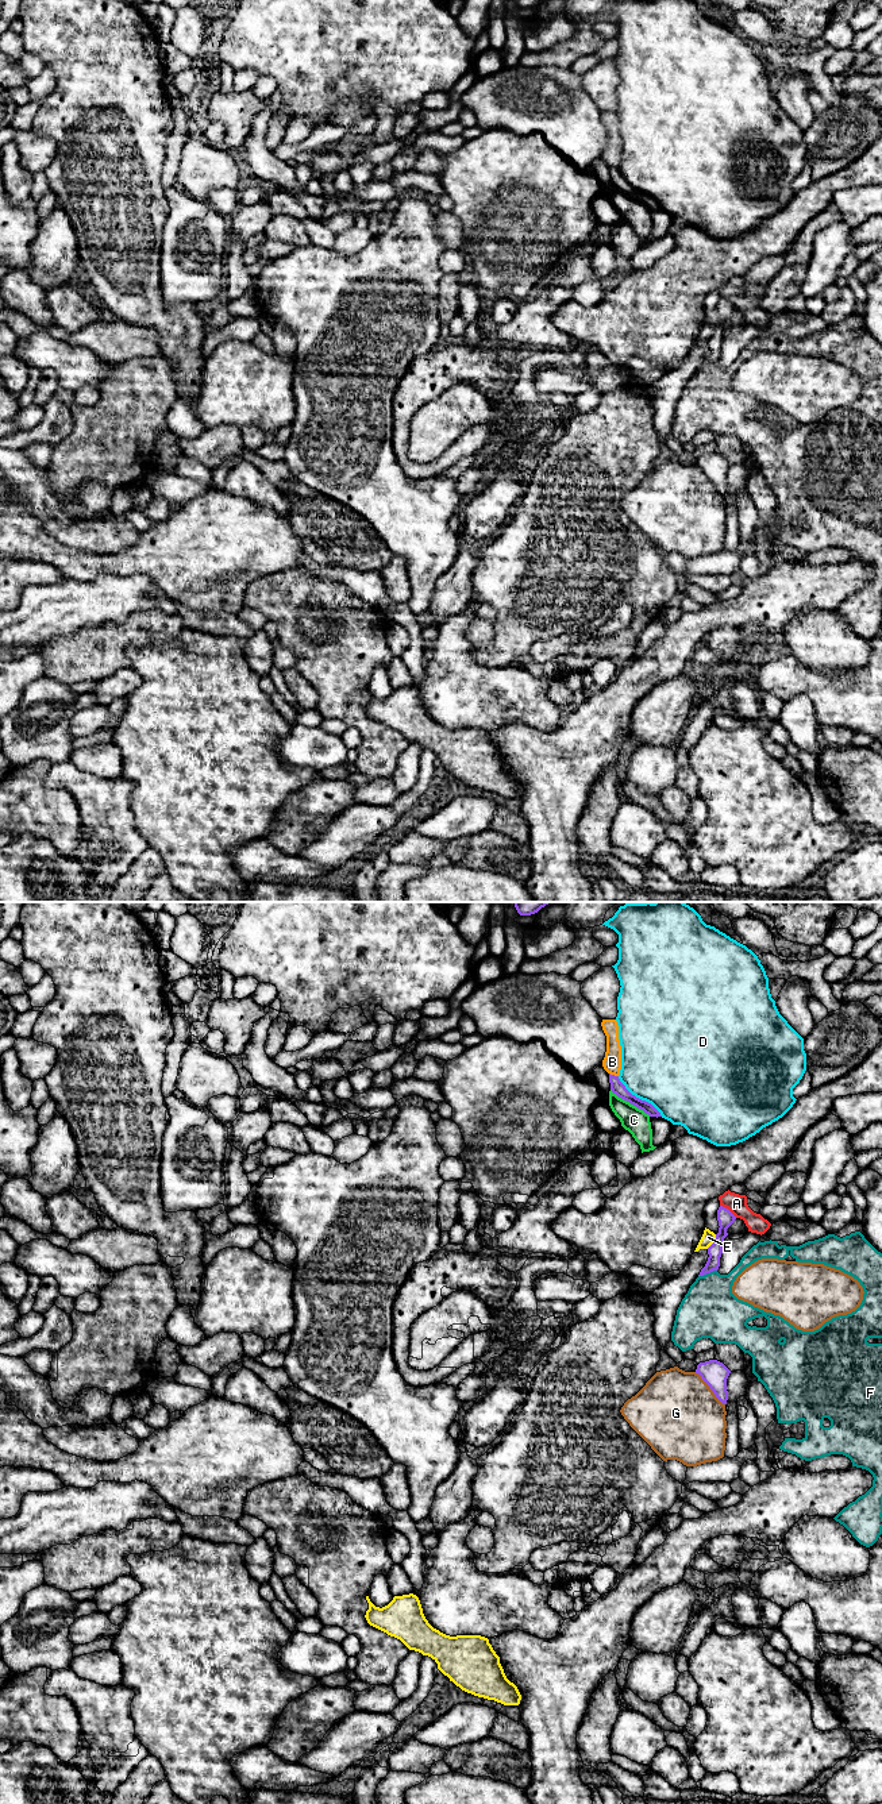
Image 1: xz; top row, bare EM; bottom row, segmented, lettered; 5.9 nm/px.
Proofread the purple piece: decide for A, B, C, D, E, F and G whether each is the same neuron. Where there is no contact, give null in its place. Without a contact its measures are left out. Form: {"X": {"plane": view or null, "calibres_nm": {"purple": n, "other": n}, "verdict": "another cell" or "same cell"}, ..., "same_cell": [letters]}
{"A": {"plane": "xz", "calibres_nm": {"purple": 100, "other": 120}, "verdict": "another cell"}, "B": {"plane": "xz", "calibres_nm": {"purple": 80, "other": 110}, "verdict": "another cell"}, "C": {"plane": "xz", "calibres_nm": {"purple": 80, "other": 150}, "verdict": "another cell"}, "D": {"plane": "xz", "calibres_nm": {"purple": 80, "other": 480}, "verdict": "another cell"}, "E": {"plane": "xz", "calibres_nm": {"purple": 100, "other": 80}, "verdict": "another cell"}, "F": {"plane": "xz", "calibres_nm": {"purple": 90, "other": 340}, "verdict": "another cell"}, "G": {"plane": "xz", "calibres_nm": {"purple": 160, "other": 500}, "verdict": "another cell"}, "same_cell": []}

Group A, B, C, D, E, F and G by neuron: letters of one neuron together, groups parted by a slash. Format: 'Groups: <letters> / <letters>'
Groups: A / B / C F / D / E / G

